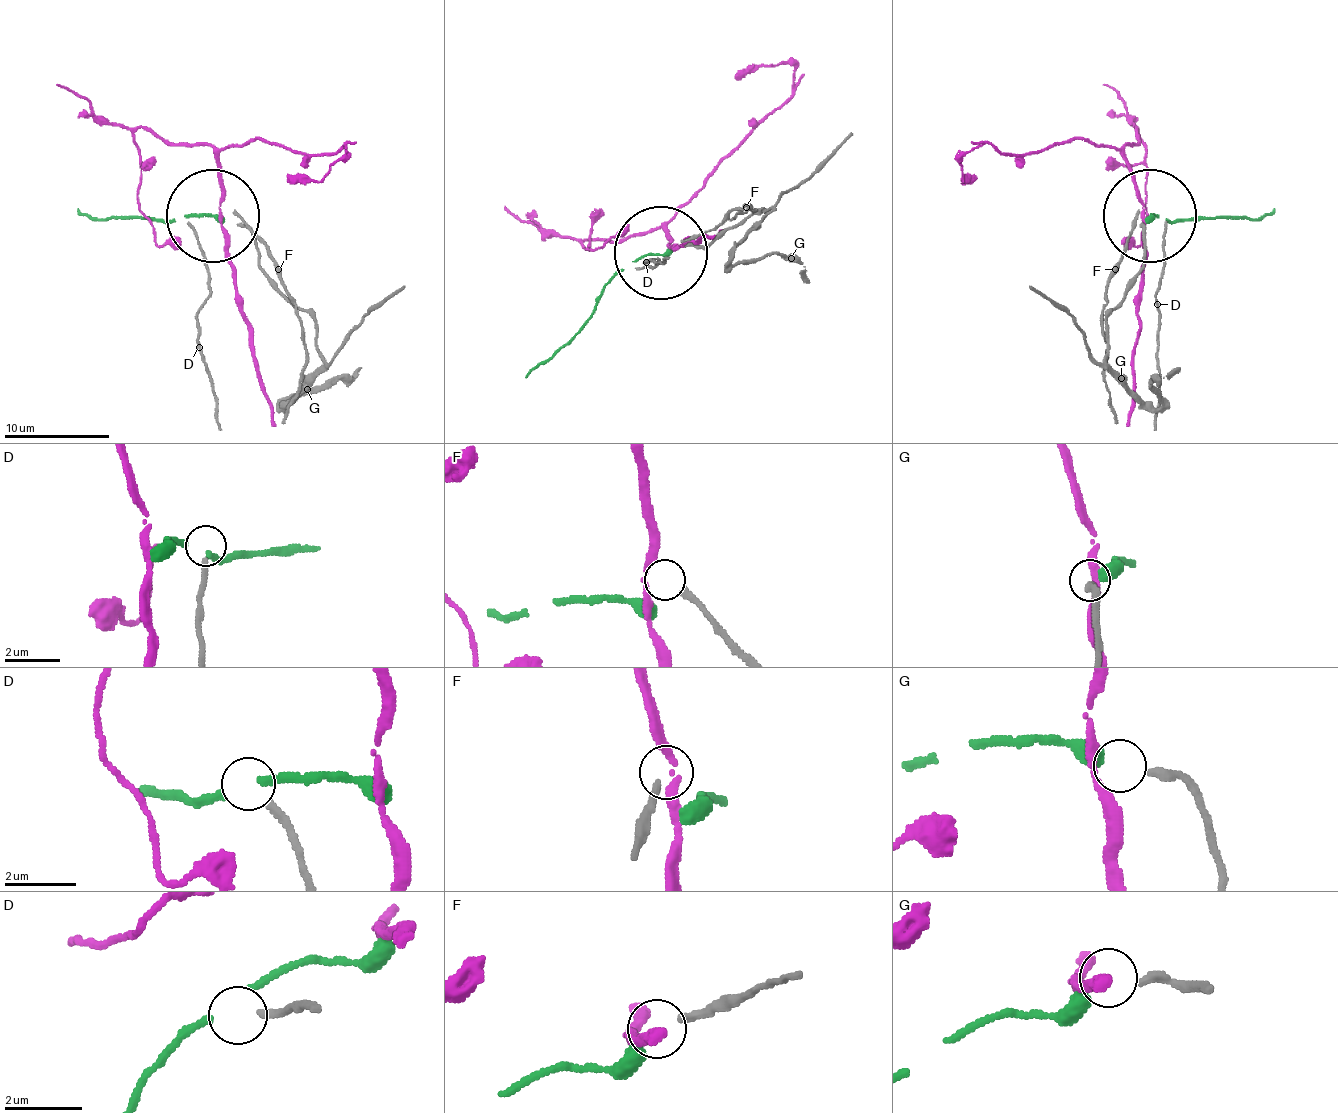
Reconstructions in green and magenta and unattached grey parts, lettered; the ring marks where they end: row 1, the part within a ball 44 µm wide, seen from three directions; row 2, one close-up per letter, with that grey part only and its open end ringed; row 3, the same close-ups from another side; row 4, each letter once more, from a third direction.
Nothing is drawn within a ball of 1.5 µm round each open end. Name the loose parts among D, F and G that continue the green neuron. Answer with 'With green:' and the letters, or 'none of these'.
With green: G

